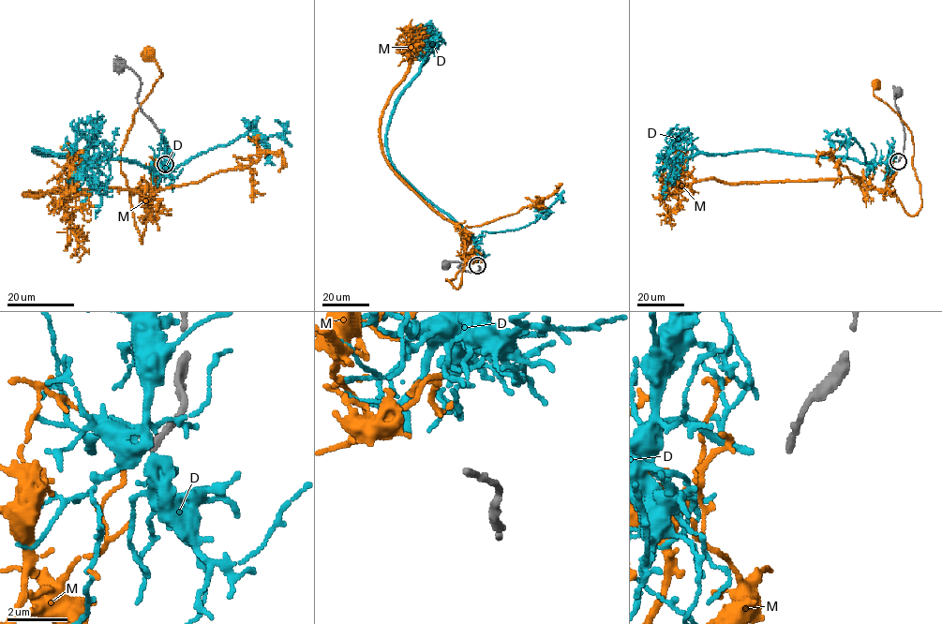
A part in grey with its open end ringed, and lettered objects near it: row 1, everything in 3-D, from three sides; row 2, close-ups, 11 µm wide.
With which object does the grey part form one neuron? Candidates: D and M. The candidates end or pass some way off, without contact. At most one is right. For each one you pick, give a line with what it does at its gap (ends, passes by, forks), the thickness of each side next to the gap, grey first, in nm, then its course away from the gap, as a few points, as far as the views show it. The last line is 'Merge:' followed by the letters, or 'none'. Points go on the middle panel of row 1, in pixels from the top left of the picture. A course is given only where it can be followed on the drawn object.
D: it ends; calibres 240 and 260 nm; course (473, 263), (474, 240), (396, 170), (386, 142), (396, 99), (419, 71), (428, 31)
Merge: D

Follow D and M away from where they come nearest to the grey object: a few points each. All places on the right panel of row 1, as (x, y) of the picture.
D: (896, 161), (867, 165), (775, 150), (696, 153), (668, 163), (664, 199)
M: (894, 161), (894, 175), (887, 188), (914, 215), (921, 200), (912, 165), (911, 134), (874, 96), (875, 85)

